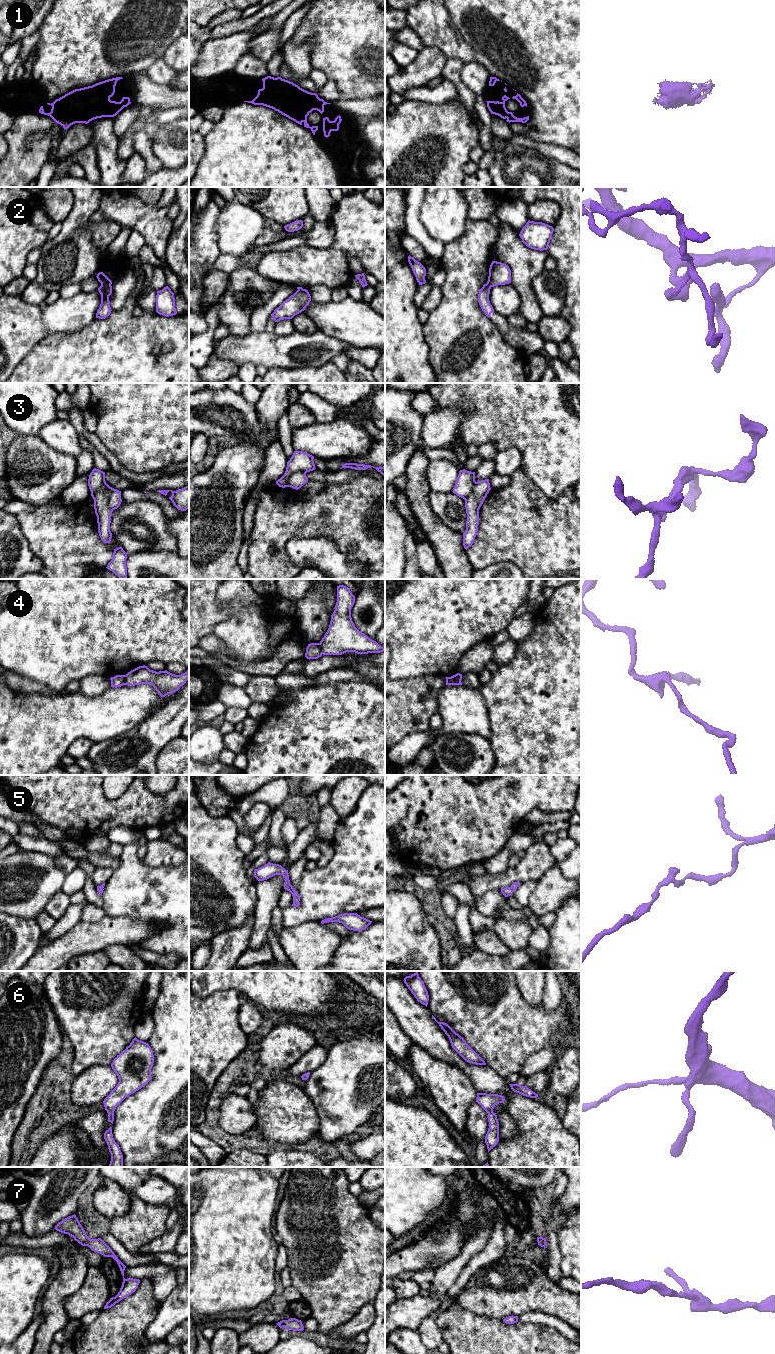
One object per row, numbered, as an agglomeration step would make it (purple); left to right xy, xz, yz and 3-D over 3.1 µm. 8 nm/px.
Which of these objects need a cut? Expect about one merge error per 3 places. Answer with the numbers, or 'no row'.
2, 3, 4

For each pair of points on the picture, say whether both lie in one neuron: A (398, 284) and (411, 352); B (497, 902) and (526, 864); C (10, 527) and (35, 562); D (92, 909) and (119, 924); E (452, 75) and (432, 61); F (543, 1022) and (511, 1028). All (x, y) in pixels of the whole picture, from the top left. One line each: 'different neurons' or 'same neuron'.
A: same neuron
B: different neurons
C: same neuron
D: different neurons
E: different neurons
F: same neuron

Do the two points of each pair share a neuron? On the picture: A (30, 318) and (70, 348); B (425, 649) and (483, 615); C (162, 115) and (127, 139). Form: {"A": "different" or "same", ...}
{"A": "different", "B": "same", "C": "same"}

